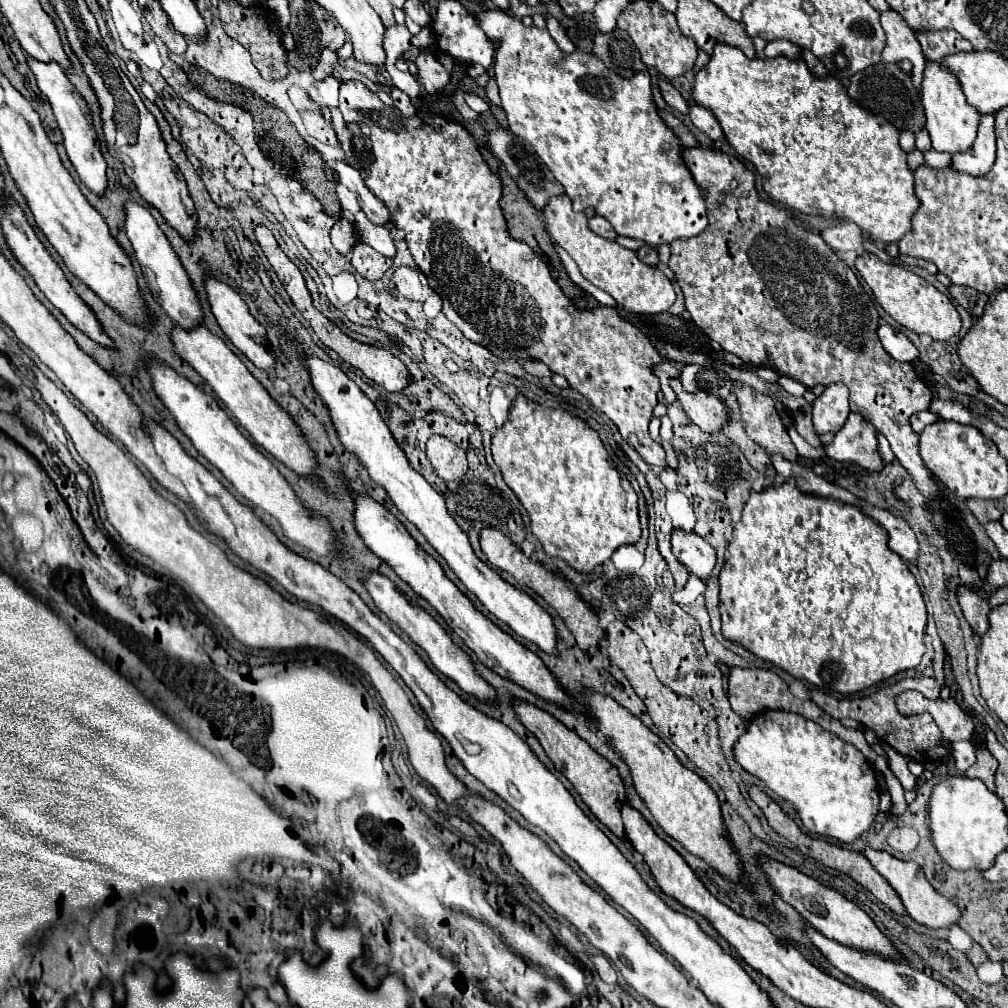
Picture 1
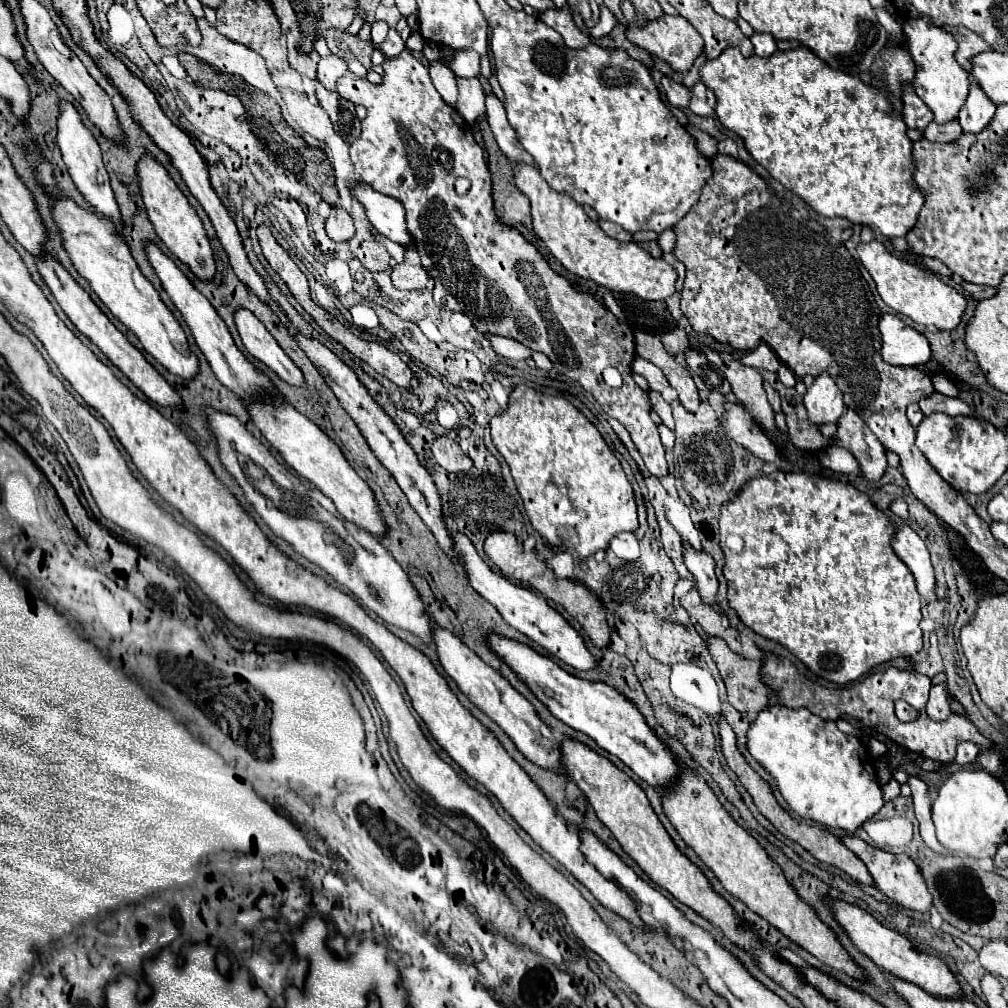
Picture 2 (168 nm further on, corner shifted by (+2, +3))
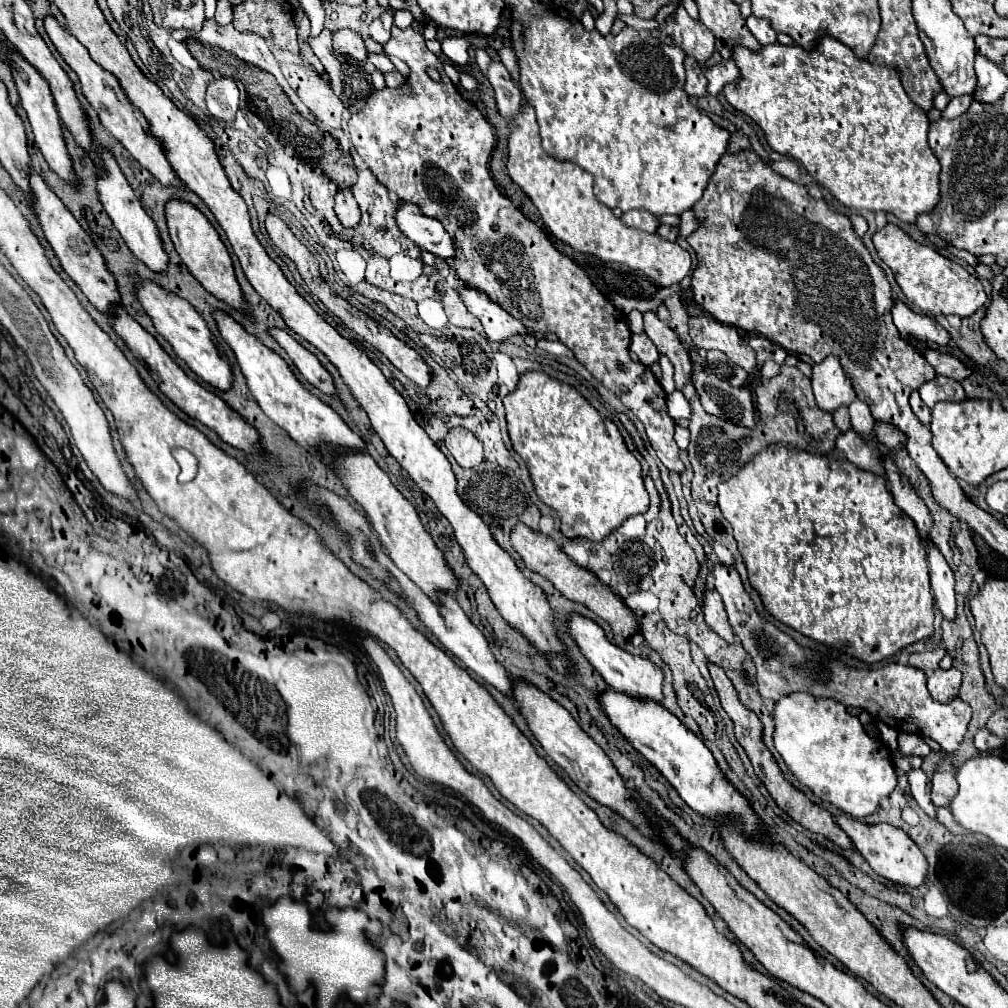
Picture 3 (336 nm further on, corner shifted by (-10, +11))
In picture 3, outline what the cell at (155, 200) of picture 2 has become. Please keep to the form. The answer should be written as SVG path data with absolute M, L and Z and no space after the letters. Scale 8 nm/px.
M179 198L169 200L165 204L165 216L167 216L167 226L169 226L171 240L175 244L175 250L179 252L179 256L181 256L183 264L189 268L189 272L219 300L231 304L233 308L237 308L241 312L247 312L249 306L235 280L231 256L229 256L225 244L221 242L217 230L213 228L213 224L207 220L207 216L201 210L197 210L193 204L179 200Z

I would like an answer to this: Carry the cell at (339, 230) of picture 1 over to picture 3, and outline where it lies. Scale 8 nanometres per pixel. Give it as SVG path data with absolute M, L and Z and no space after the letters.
M341 190L335 196L335 214L339 218L339 222L347 228L355 228L361 220L361 212L359 212L359 204L353 198L351 190Z

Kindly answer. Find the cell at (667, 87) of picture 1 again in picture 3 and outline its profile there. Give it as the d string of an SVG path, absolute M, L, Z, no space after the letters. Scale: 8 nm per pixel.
M693 56L685 58L685 72L687 72L687 82L685 82L685 92L689 96L701 98L707 94L707 78L703 74L703 68L695 62Z

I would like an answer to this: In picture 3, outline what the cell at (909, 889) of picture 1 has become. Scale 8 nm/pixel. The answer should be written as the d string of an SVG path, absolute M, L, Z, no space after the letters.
M839 816L837 824L845 834L851 838L855 848L861 852L861 856L869 862L869 866L883 878L887 878L893 884L903 884L911 888L919 888L927 880L927 860L917 848L917 844L899 828L889 824L865 824L849 816Z

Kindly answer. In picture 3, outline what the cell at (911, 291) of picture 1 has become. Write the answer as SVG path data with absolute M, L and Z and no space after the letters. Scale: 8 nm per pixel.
M887 224L885 228L877 230L873 234L873 244L879 258L893 270L905 298L921 308L921 312L933 316L957 314L961 318L967 318L985 304L987 296L977 276L971 276L963 266L941 256L933 248L911 240L899 226Z

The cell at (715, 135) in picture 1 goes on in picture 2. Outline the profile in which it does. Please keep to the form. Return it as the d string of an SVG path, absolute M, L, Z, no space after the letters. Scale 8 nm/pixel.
M697 82L691 88L693 96L691 96L691 104L689 110L699 114L699 116L715 116L713 108L715 108L715 94L711 88L707 88L703 82Z

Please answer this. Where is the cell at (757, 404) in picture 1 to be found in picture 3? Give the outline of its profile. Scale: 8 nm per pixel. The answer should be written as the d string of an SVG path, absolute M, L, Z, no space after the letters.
M707 316L689 318L689 334L693 344L703 350L721 350L727 358L751 374L757 368L755 350L737 334L733 326L725 326Z

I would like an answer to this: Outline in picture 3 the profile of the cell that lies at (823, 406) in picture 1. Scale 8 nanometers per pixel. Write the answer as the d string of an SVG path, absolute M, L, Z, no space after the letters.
M827 356L823 362L813 366L813 394L815 402L825 412L835 412L841 406L849 406L855 398L855 390L851 386L851 380L843 372L839 358Z

